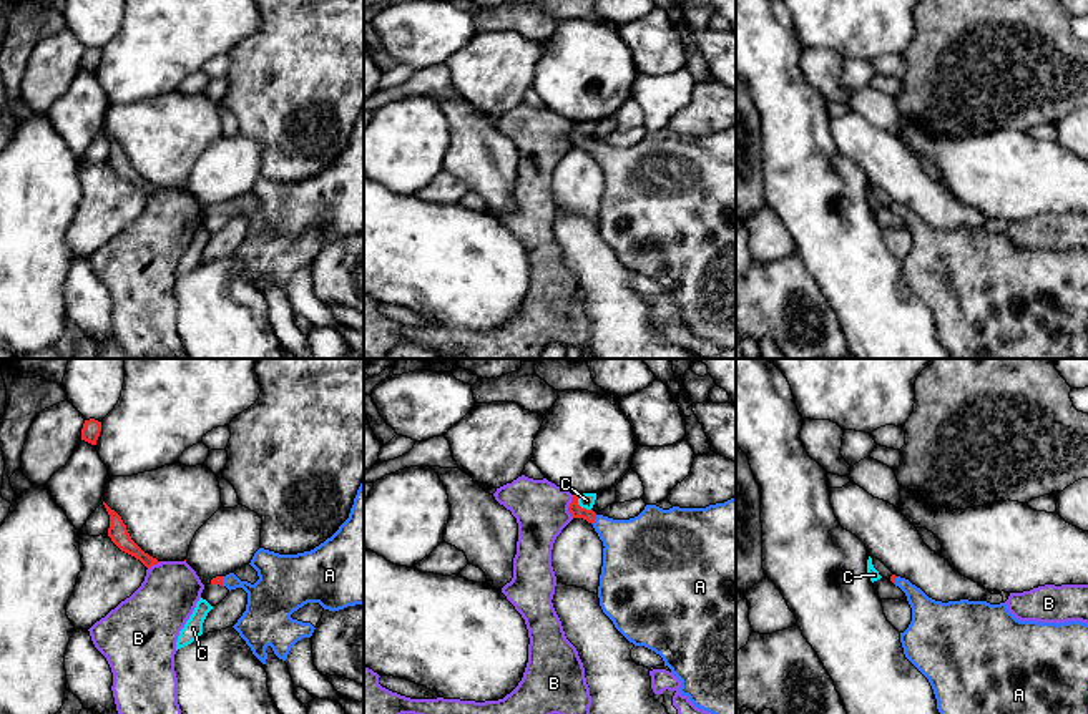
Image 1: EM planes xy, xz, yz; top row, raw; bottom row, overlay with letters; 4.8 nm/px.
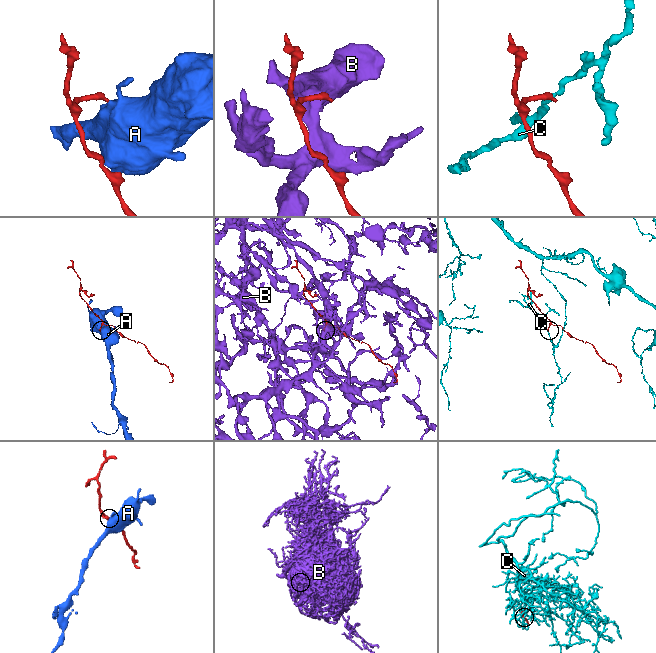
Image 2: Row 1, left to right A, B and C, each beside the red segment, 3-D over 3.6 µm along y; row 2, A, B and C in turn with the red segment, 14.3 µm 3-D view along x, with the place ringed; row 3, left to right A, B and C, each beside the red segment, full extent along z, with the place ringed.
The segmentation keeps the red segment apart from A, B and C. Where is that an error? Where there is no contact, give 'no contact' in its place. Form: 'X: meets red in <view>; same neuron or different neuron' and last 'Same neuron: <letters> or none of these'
A: meets red in xz; same neuron
B: meets red in xz; different neuron
C: meets red in xz; different neuron
Same neuron: A

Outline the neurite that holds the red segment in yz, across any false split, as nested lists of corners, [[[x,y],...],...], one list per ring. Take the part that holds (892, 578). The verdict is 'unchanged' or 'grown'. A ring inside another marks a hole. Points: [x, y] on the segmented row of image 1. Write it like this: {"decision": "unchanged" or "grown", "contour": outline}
{"decision": "grown", "contour": [[[892,575],[890,581],[899,586],[912,608],[912,621],[900,633],[900,643],[905,658],[929,679],[940,714],[1088,714],[1088,624],[1081,621],[1068,623],[1038,623],[1020,621],[1007,608],[1005,603],[990,604],[987,601],[935,601],[909,580]]]}

